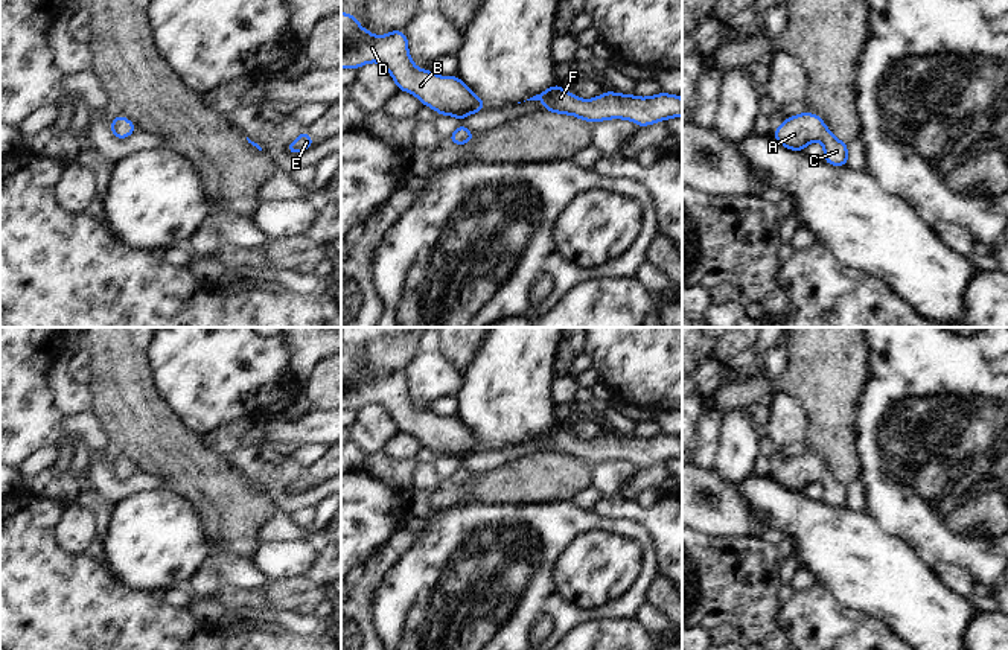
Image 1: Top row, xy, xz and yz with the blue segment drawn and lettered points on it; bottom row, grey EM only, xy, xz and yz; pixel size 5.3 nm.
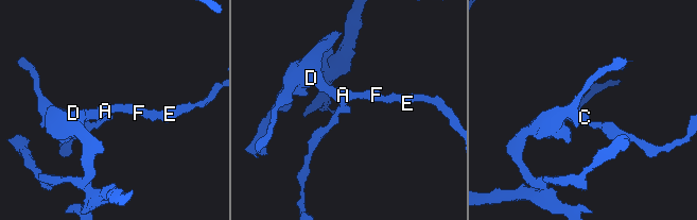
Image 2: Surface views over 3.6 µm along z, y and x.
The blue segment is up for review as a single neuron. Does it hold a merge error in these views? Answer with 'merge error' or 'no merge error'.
no merge error

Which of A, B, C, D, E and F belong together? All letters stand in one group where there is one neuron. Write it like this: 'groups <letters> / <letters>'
groups A B C D E F

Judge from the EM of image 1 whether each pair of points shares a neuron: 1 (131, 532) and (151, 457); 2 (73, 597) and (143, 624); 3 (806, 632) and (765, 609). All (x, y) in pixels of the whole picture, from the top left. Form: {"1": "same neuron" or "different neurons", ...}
{"1": "different neurons", "2": "same neuron", "3": "different neurons"}

